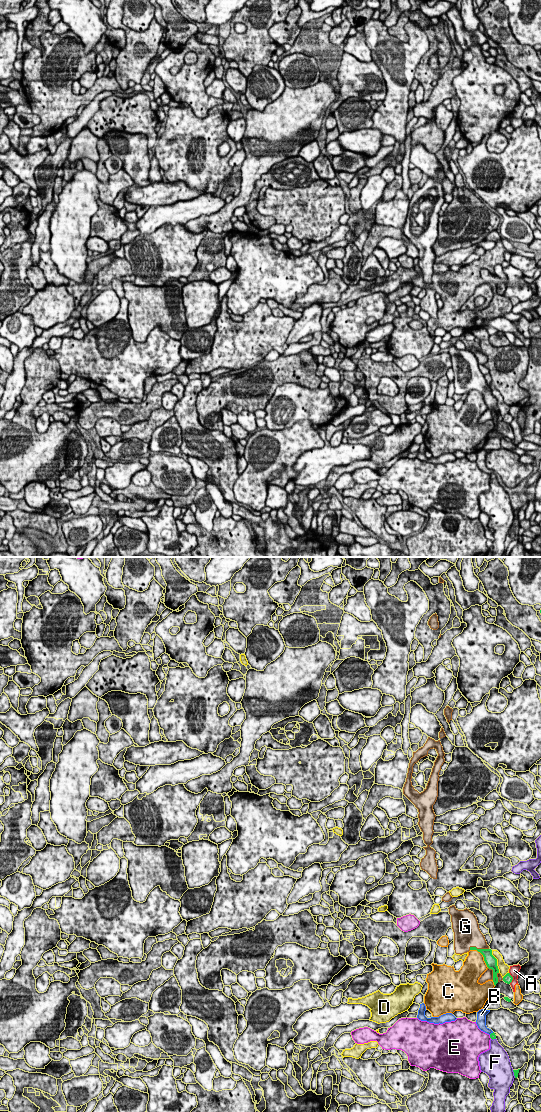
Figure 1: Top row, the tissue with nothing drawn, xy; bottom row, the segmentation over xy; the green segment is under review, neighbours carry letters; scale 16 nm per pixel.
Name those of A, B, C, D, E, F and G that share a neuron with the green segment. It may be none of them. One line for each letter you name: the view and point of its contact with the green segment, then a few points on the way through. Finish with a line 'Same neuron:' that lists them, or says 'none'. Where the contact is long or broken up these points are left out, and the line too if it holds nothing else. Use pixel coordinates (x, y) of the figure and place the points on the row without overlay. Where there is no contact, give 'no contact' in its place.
Same neuron: none

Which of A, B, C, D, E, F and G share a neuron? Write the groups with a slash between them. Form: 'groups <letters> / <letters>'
groups A C / B / D / E / F / G

